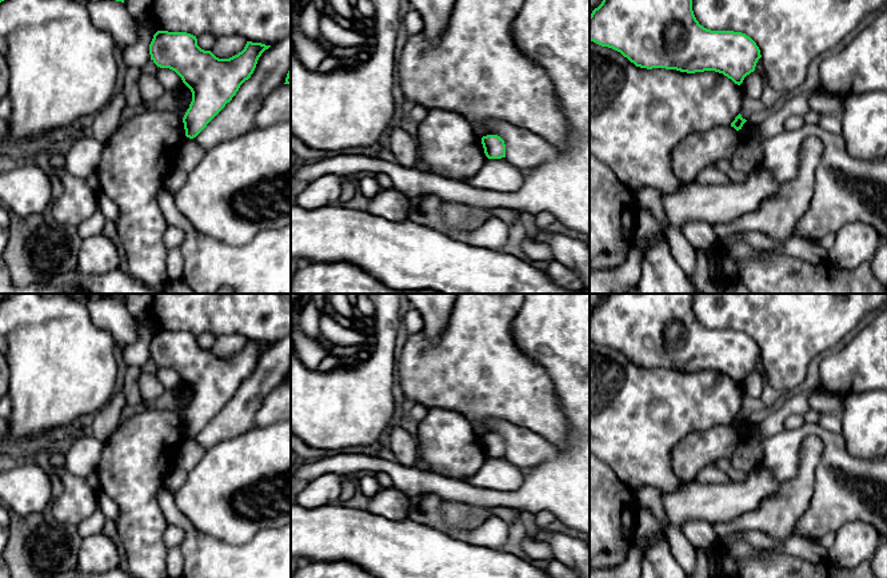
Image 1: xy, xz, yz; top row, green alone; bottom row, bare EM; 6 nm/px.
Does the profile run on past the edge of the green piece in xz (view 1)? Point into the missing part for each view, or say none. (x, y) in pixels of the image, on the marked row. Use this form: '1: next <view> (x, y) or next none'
1: next none

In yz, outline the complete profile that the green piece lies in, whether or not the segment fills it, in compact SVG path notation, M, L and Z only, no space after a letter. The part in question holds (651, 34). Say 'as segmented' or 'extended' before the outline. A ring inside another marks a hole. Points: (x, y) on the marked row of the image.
as segmented; M603 0L590 15L590 40L620 52L640 68L695 73L715 71L740 85L762 57L756 43L742 32L711 31L696 20L692 0Z

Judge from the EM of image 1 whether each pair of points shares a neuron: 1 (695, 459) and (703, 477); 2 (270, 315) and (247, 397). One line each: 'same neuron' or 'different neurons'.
1: different neurons
2: different neurons

